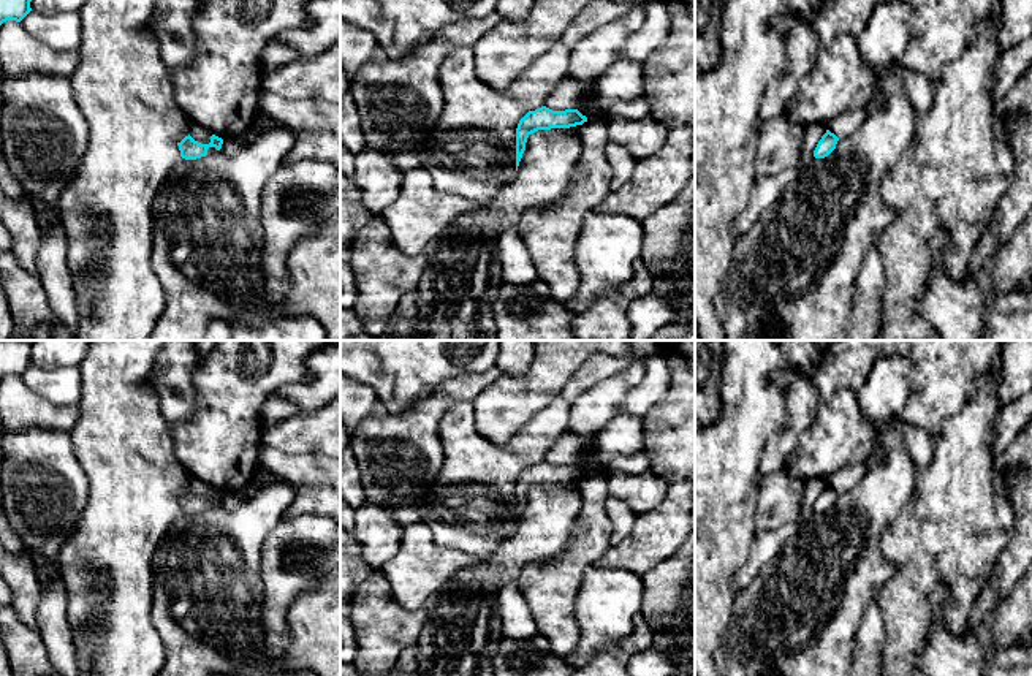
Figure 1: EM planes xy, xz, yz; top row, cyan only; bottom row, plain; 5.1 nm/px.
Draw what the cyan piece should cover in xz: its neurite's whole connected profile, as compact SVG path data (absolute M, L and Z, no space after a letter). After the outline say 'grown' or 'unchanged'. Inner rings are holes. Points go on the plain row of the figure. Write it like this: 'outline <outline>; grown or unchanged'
outline M541 461L535 465L529 465L519 475L516 483L516 526L525 505L527 492L532 488L538 484L570 483L582 480L584 477L587 477L587 472L582 470L578 464L552 465L546 461Z; unchanged

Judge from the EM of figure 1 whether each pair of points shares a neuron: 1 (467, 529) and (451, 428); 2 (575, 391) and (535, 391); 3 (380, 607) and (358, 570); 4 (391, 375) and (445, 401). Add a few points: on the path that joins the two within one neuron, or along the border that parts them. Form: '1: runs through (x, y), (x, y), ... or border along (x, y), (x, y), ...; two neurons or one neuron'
1: runs through (467, 504), (466, 453); one neuron
2: border along (583, 361), (559, 394); two neurons
3: border along (375, 570), (356, 589); two neurons
4: border along (464, 375), (445, 379), (428, 396), (399, 413); two neurons

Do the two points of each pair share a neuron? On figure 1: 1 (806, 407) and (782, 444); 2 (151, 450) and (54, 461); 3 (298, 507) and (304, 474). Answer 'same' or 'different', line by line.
1: same
2: different
3: same

